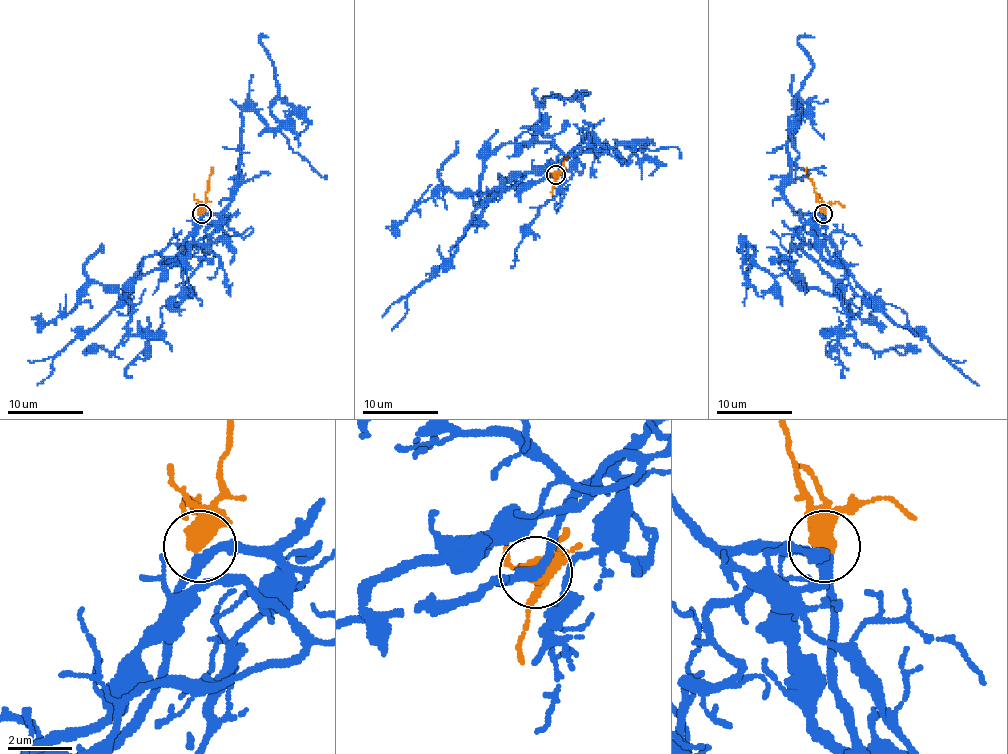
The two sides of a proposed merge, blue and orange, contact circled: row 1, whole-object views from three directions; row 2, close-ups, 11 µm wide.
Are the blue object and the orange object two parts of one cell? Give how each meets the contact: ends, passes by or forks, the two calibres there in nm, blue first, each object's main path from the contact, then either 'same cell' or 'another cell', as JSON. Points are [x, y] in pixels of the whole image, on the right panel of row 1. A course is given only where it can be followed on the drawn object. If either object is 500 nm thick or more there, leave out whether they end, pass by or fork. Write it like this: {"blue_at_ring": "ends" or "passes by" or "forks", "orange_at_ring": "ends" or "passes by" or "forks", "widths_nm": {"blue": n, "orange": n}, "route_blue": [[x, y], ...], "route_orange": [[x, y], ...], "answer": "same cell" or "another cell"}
{"blue_at_ring": "passes by", "orange_at_ring": "passes by", "widths_nm": {"blue": 280, "orange": 440}, "route_blue": [[823, 215], [801, 217], [791, 270], [842, 304], [854, 336], [875, 351], [909, 351], [893, 349]], "route_orange": [[823, 213], [823, 205], [818, 200], [806, 167]], "answer": "same cell"}

